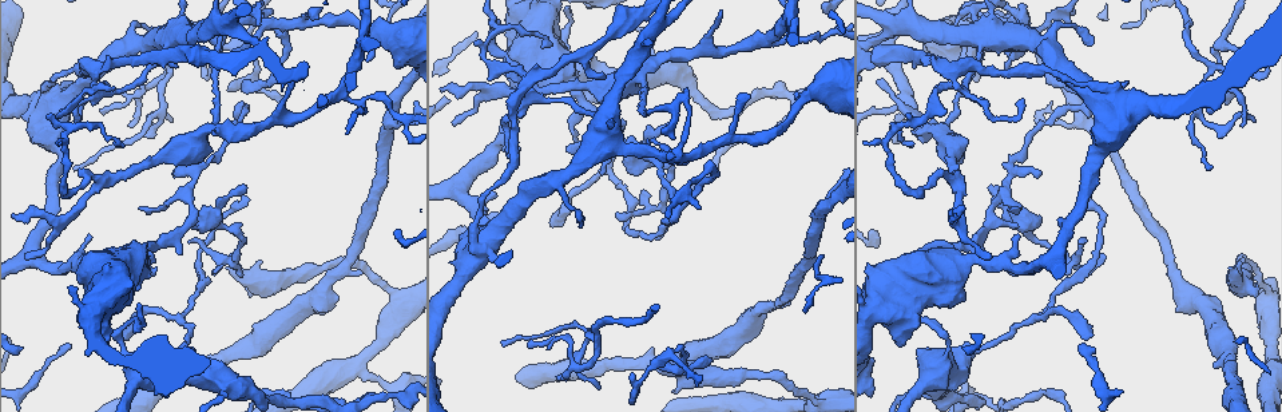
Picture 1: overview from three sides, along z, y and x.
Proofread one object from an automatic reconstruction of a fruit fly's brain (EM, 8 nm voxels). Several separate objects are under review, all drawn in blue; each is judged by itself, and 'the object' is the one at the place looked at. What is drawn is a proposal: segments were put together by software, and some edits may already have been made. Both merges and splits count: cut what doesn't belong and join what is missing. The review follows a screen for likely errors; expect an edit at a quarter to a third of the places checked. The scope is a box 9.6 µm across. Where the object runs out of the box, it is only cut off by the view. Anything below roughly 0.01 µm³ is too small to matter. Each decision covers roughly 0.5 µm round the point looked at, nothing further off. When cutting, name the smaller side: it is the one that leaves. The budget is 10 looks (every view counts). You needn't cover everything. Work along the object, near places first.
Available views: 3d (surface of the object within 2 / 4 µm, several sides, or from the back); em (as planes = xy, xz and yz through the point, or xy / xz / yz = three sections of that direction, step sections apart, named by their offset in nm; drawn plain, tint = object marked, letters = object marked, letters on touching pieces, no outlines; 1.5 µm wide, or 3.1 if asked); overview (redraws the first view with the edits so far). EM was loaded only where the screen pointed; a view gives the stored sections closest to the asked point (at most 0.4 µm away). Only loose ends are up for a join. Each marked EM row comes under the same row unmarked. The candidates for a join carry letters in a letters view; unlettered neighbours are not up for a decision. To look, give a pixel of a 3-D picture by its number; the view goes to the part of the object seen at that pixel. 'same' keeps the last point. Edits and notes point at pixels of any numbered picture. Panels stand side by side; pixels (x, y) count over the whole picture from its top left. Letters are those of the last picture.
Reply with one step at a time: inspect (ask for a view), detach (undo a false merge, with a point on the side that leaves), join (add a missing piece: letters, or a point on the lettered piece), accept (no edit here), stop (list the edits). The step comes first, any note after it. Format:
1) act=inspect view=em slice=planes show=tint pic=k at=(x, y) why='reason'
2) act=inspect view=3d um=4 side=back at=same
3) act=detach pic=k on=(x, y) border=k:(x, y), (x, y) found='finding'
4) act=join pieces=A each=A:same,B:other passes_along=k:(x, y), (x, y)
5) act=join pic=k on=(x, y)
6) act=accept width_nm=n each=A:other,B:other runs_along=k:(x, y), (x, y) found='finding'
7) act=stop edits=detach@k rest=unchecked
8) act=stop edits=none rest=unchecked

act=inspect view=em slice=xy step=4 show=letters pic=1 at=(588, 331)

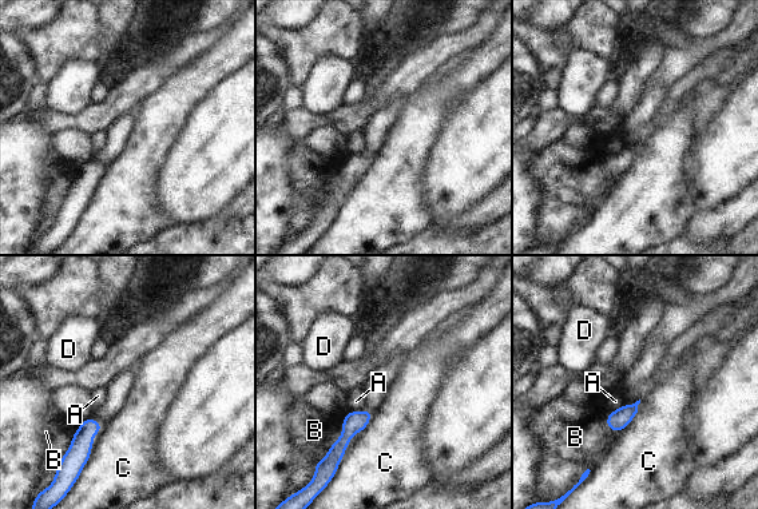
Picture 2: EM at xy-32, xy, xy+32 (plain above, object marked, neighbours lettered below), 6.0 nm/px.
act=inspect view=em slice=planes show=letters at=same why='cut it another way'

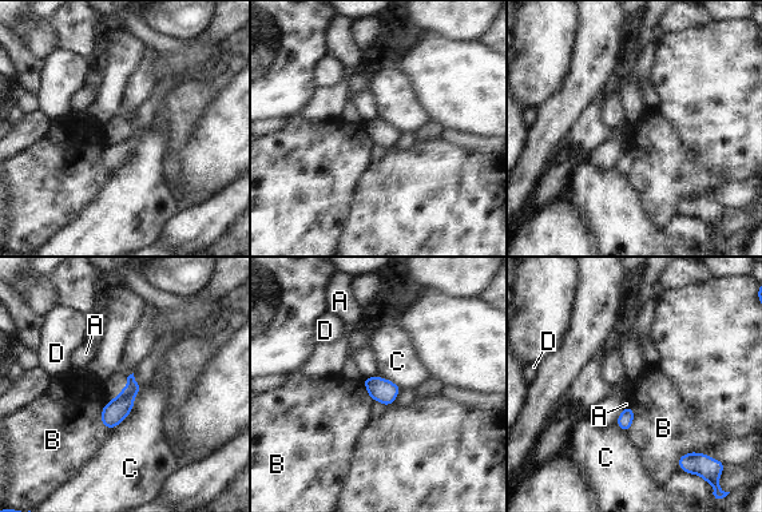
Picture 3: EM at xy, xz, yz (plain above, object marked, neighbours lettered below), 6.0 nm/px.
act=accept width_nm=140 each=A:other,B:other,C:other,D:other border=3:(143, 387), (130, 413), (108, 429) found='one cell here'

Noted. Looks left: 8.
act=inspect view=em slice=xy step=4 show=letters pic=1 at=(115, 141) why='tapers out'

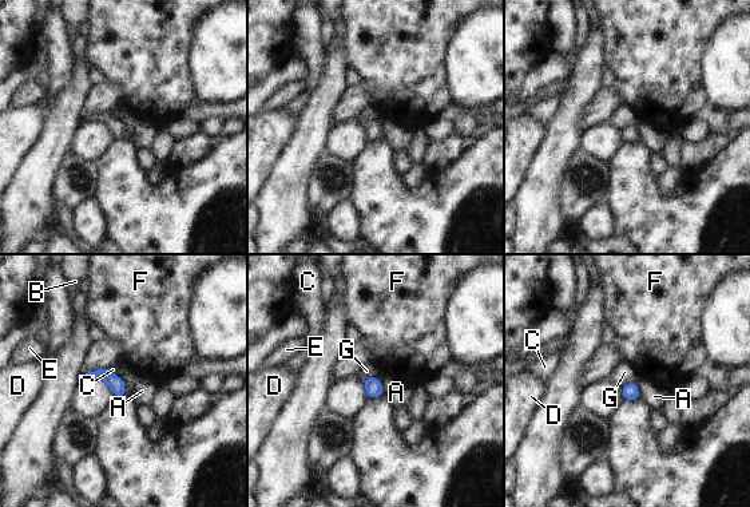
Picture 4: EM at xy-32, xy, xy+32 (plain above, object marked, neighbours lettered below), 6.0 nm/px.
act=inspect view=em slice=planes show=letters at=same

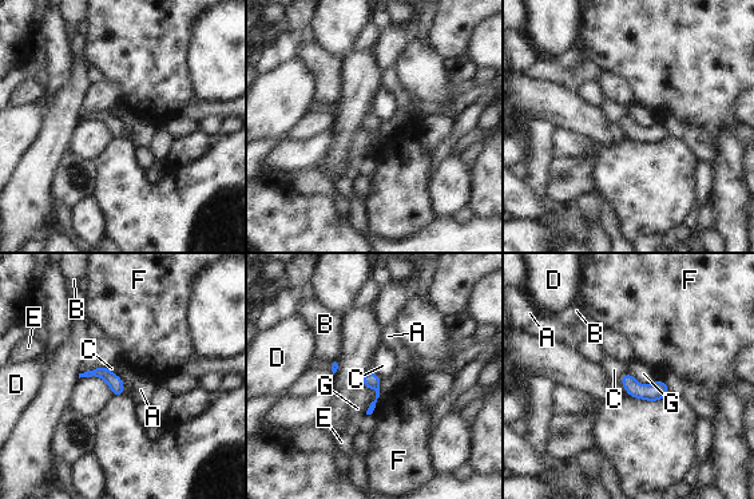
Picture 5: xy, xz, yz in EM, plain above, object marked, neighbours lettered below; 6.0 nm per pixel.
act=accept each=A:other,B:other,C:other,D:other,E:other,F:other,G:other border=5:(361, 383), (374, 391), (365, 414) found='none of them fits'

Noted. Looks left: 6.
act=inspect view=em slice=planes show=tint pic=1 at=(116, 336) why='abrupt turn'

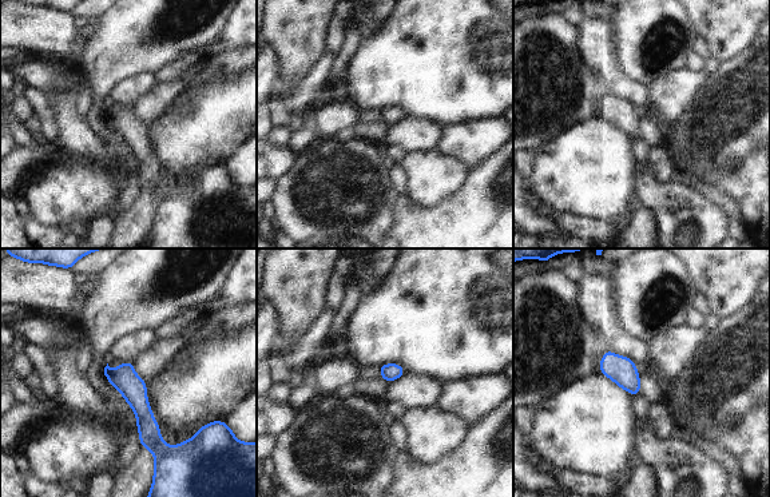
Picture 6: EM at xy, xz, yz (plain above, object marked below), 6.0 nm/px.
act=inspect view=em slice=planes show=letters at=same

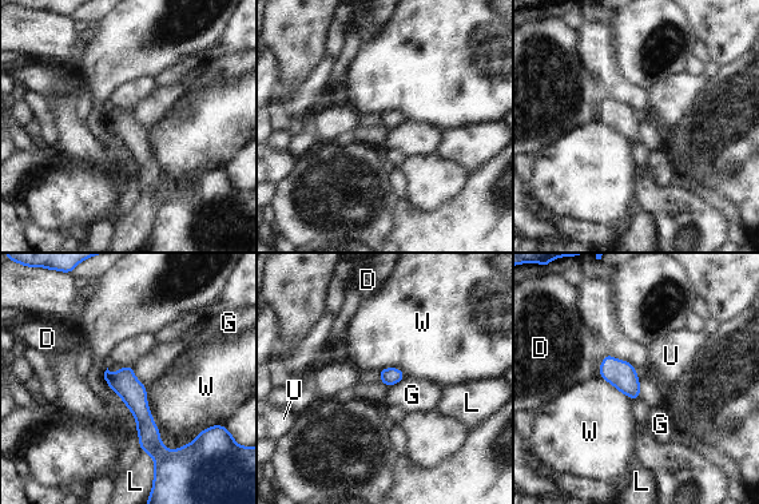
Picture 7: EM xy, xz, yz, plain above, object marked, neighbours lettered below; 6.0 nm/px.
act=accept each=D:other,G:other,L:other,U:other,W:other border=7:(144, 385), (150, 413), (161, 431) found='all the same cell'

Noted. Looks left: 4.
act=inspect view=em slice=xz step=4 show=letters pic=1 at=(190, 242) why='thin end'

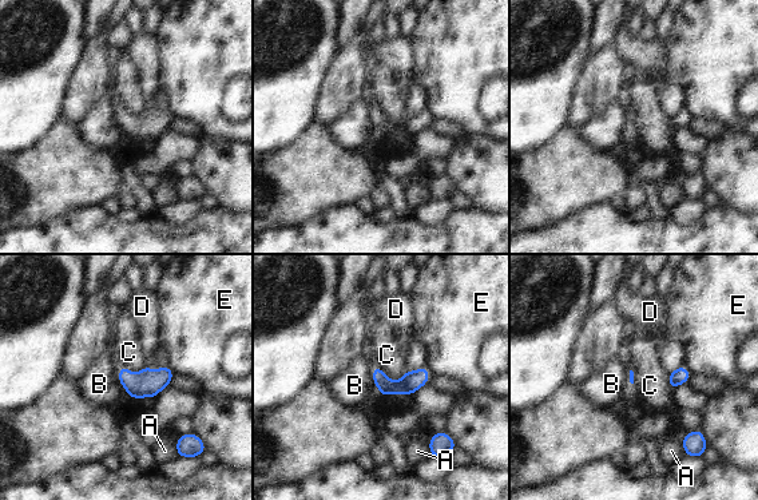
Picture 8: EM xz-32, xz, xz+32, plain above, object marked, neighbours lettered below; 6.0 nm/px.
act=accept each=A:other,B:other,C:other,D:other,E:other border=8:(374, 365), (393, 380), (405, 370) found='no lettered piece goes on from it'

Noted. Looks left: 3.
act=stop edits=none rest=unchecked

